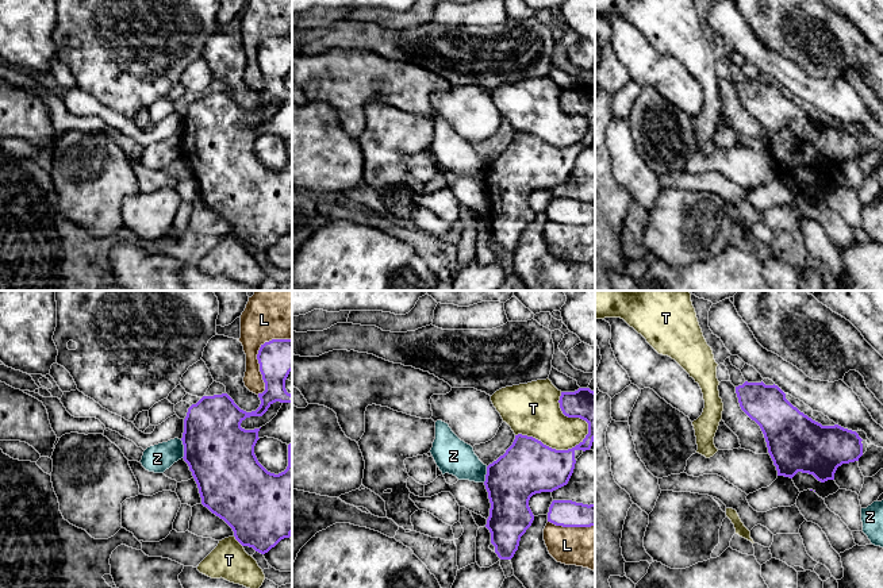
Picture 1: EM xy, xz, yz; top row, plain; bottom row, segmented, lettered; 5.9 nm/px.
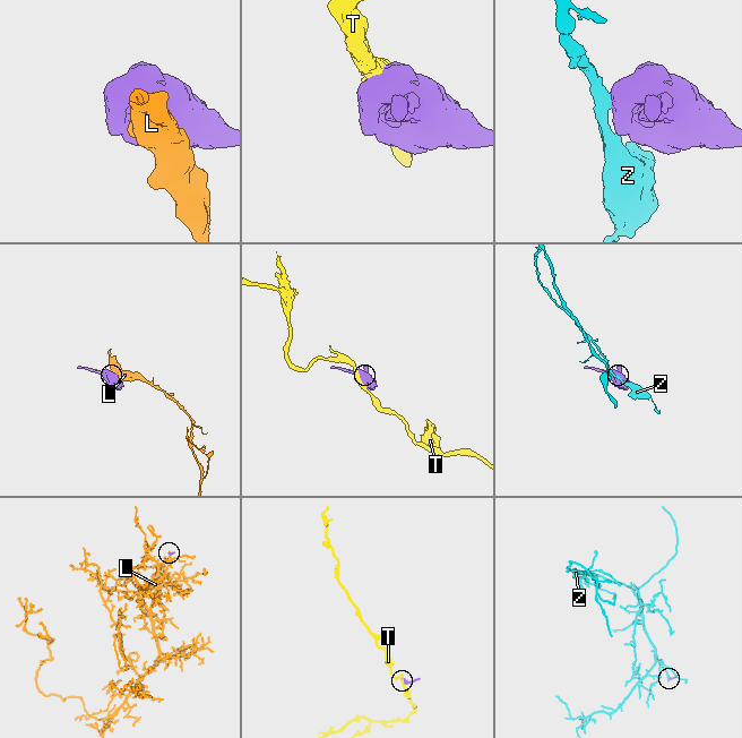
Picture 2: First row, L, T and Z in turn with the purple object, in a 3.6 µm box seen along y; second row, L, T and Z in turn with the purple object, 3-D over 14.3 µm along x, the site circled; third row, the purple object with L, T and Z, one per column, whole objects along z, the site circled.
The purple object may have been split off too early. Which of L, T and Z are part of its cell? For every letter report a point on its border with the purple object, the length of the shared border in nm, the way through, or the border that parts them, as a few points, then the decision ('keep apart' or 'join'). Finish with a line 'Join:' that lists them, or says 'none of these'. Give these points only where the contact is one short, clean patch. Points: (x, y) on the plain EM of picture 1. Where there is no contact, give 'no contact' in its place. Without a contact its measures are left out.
L: contact xy (257, 54); length 400 nm; keep apart
T: contact xz (555, 146); length 440 nm; keep apart
Z: contact xy (184, 146); length 110 nm; border xy (180, 137), (183, 154); keep apart
Join: none of these

